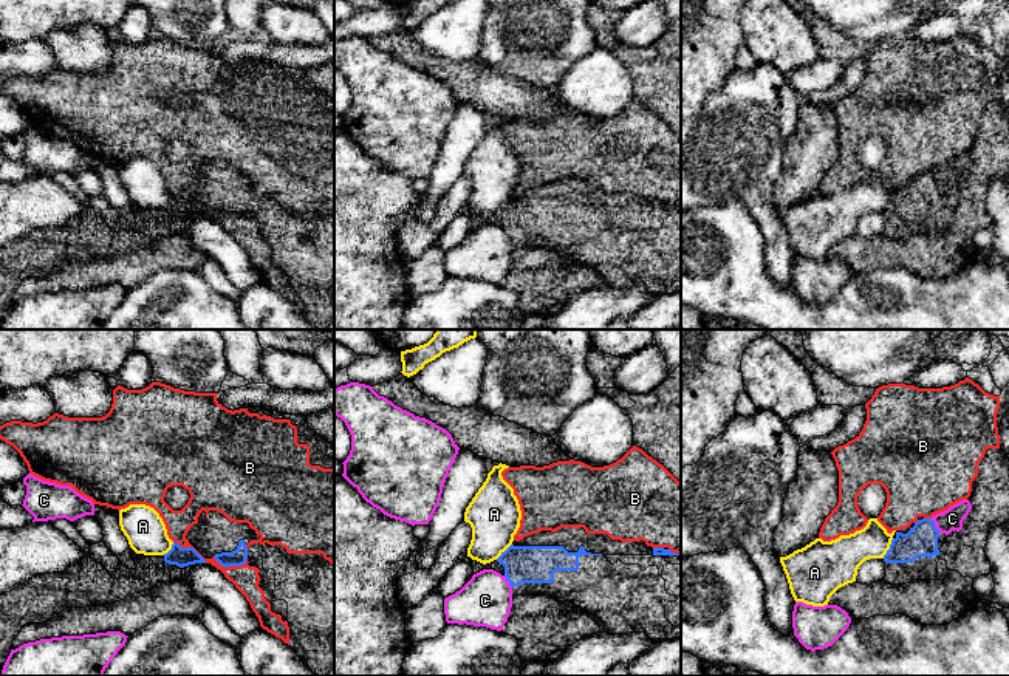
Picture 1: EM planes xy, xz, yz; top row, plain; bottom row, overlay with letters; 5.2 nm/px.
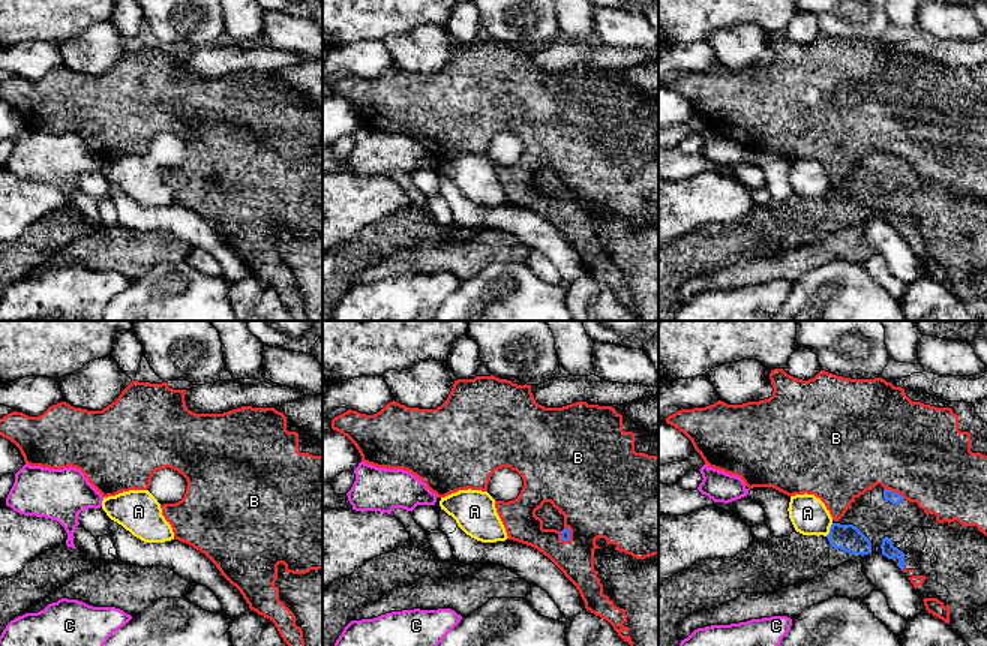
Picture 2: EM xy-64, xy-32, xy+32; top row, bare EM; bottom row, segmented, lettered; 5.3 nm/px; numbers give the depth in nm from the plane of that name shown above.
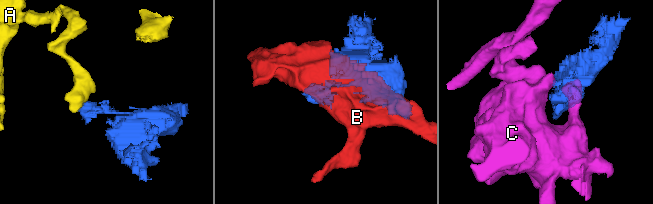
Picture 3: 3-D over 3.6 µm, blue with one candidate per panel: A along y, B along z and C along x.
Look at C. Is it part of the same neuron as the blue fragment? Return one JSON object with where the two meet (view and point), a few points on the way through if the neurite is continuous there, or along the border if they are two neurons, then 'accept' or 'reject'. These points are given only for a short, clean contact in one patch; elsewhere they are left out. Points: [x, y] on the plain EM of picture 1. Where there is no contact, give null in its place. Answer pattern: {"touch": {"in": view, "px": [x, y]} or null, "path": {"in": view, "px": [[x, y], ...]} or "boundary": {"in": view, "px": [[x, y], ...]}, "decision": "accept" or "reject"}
{"touch": {"in": "yz", "px": [935, 180]}, "boundary": {"in": "yz", "px": [[930, 172], [940, 186]]}, "decision": "reject"}

